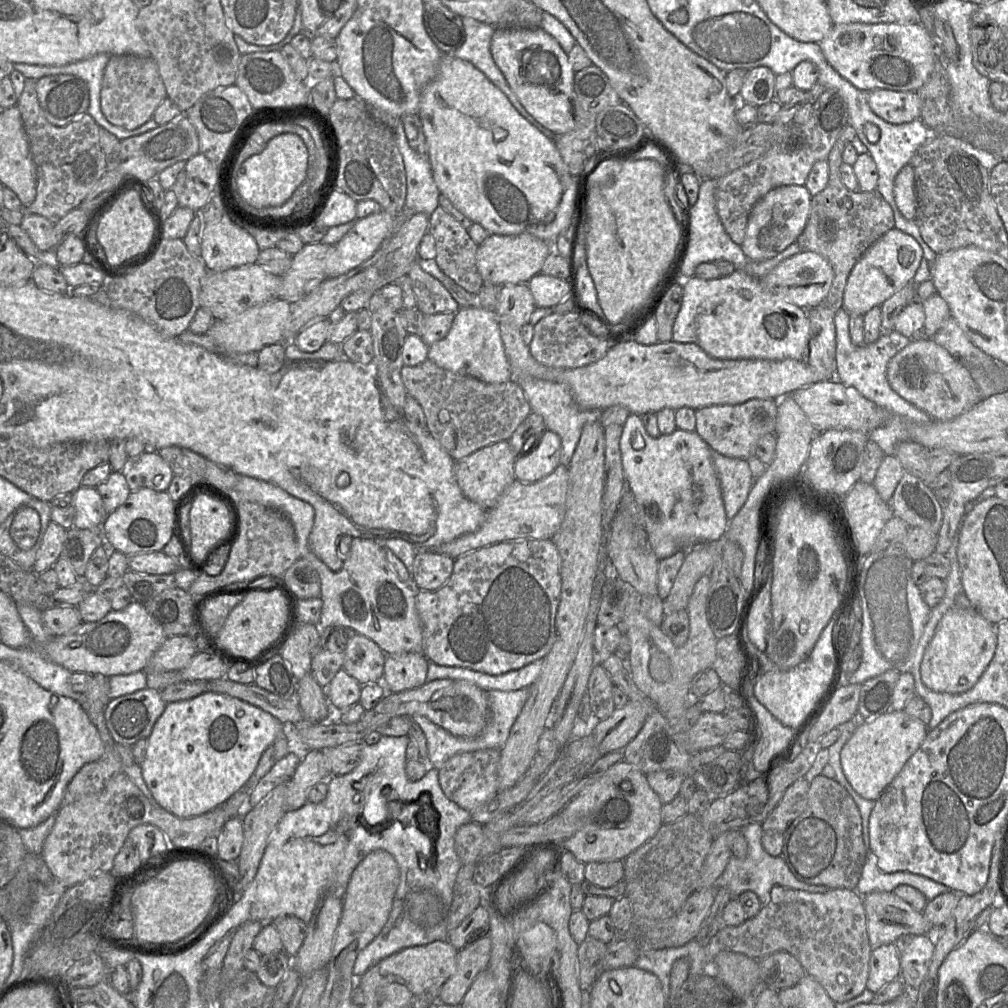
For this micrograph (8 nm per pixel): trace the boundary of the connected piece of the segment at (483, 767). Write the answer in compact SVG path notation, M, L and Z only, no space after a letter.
M498 749L462 752L452 756L438 770L444 794L449 800L470 812L487 804L499 792L497 770L500 758L501 750Z

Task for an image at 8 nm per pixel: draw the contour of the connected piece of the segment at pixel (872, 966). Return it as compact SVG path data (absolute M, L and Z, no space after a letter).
M886 944L873 949L870 954L866 988L876 993L897 978L900 978L900 954L895 944Z

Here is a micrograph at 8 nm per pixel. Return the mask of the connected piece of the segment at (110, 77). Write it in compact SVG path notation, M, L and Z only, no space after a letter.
M110 56L100 91L100 108L109 123L126 130L136 129L152 118L155 109L166 97L165 86L152 57Z

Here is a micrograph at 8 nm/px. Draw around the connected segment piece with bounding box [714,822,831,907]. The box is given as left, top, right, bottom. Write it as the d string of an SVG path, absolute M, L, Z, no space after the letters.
M752 822L740 829L748 843L748 854L745 858L737 858L732 855L729 859L723 873L716 880L717 888L726 888L733 898L737 898L742 892L750 890L754 892L761 903L761 906L766 906L771 899L771 889L774 886L789 887L796 890L803 890L811 893L823 893L831 890L825 885L808 884L798 880L790 871L782 855L771 856L762 846L762 823Z

